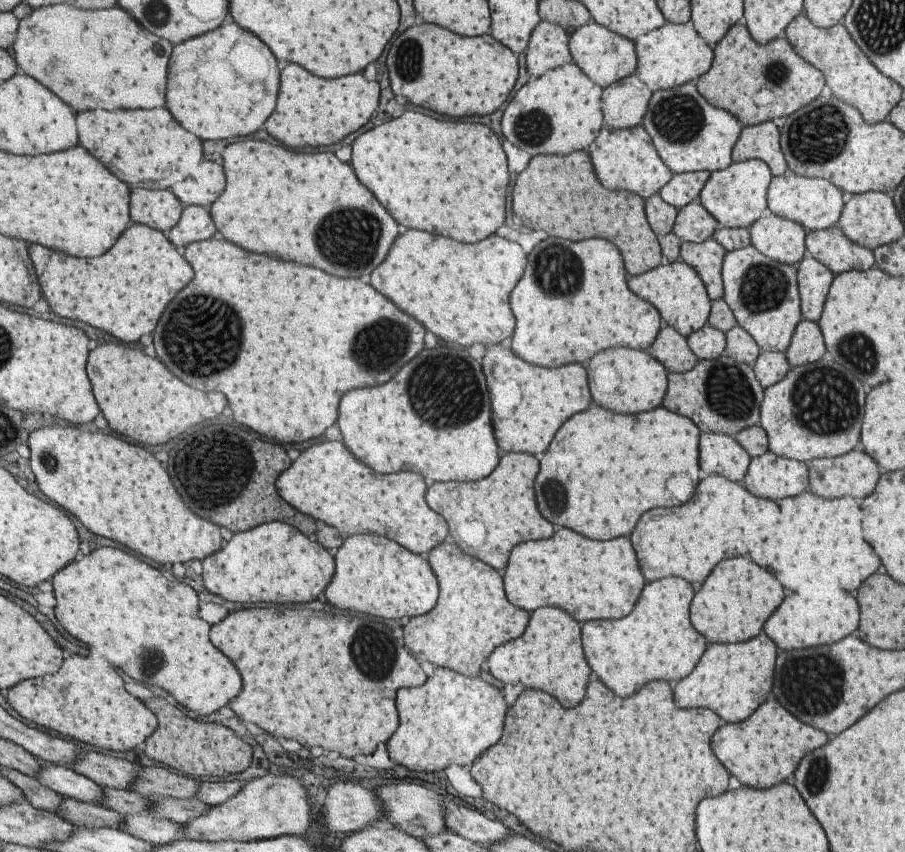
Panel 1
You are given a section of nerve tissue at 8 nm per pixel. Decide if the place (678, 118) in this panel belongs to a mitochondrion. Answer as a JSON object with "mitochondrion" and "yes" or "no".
{"mitochondrion":"yes"}

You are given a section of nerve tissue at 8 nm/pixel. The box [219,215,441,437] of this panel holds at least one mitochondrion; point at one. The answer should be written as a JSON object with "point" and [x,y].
{"point":[377,348]}

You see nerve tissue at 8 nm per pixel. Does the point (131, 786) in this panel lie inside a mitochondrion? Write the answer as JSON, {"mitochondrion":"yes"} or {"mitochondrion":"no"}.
{"mitochondrion":"no"}

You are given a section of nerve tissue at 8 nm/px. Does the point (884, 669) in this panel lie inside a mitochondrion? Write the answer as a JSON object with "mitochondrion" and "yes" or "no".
{"mitochondrion":"no"}

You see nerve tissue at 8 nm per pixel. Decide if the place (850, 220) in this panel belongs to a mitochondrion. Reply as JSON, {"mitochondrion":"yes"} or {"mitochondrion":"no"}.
{"mitochondrion":"no"}

